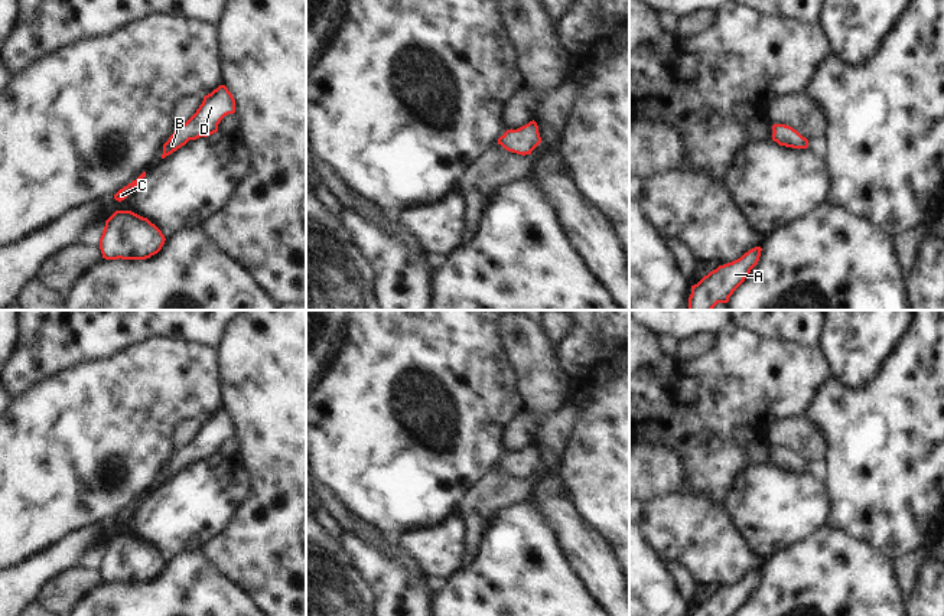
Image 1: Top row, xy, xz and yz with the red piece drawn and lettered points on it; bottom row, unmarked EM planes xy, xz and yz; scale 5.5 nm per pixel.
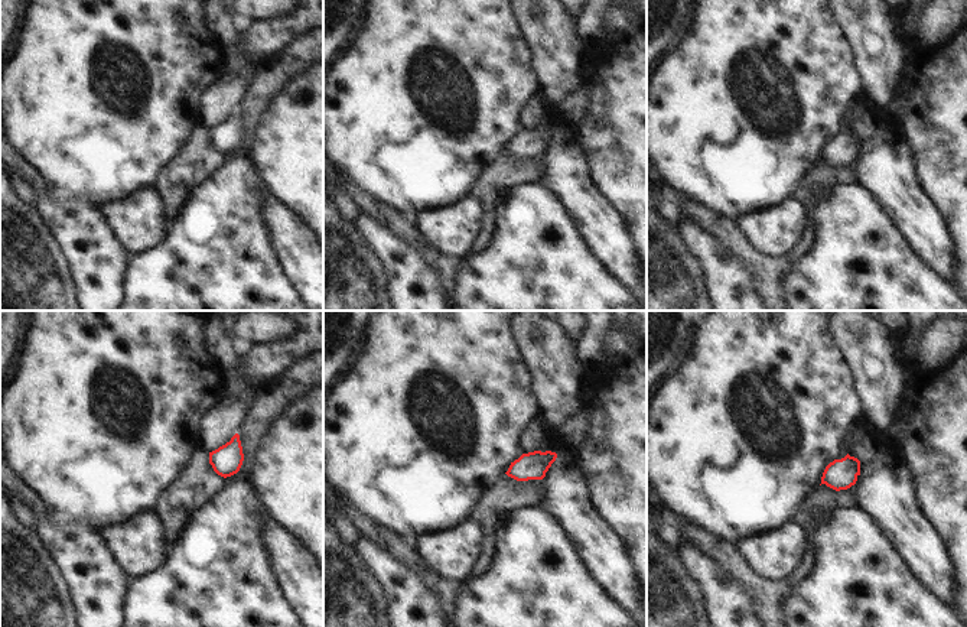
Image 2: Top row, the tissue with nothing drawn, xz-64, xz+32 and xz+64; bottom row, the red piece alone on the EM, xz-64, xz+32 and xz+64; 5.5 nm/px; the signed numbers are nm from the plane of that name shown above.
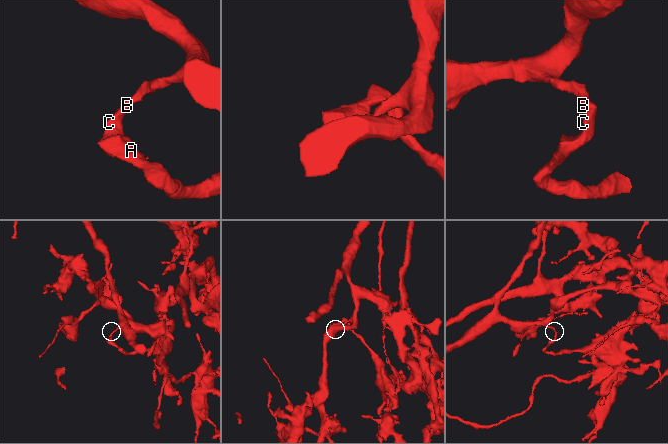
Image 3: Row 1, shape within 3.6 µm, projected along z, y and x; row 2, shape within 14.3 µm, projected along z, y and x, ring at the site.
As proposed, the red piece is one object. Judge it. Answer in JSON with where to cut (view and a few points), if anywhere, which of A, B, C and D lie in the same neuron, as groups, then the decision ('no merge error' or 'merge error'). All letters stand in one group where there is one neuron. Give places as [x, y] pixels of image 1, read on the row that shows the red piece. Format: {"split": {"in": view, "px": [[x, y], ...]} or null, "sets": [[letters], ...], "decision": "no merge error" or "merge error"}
{"split": null, "sets": [["A", "B", "C", "D"]], "decision": "no merge error"}

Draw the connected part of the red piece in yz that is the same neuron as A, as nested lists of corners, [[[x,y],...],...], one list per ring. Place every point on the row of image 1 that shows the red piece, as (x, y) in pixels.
[[[761,247],[745,252],[740,258],[719,265],[691,286],[689,310],[712,310],[717,303],[727,303],[733,291],[745,281],[751,270],[758,264]]]

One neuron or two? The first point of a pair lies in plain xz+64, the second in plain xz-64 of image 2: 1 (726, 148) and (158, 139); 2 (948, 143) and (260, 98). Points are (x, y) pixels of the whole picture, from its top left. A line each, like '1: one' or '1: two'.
1: one
2: two

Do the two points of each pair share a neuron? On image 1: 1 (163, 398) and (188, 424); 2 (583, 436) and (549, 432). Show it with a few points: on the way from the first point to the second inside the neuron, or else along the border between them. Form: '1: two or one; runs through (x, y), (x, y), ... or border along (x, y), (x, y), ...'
1: two; border along (204, 419), (186, 417), (179, 421)
2: two; border along (585, 404), (578, 414), (569, 443), (557, 466)

